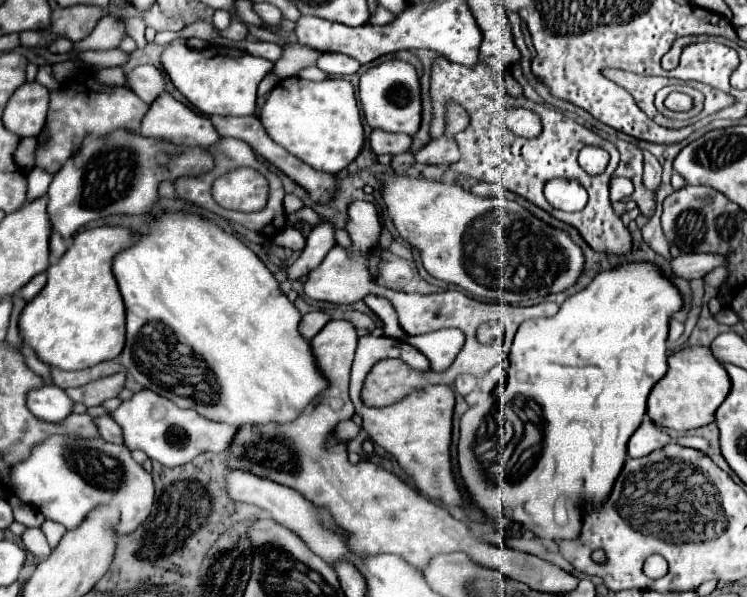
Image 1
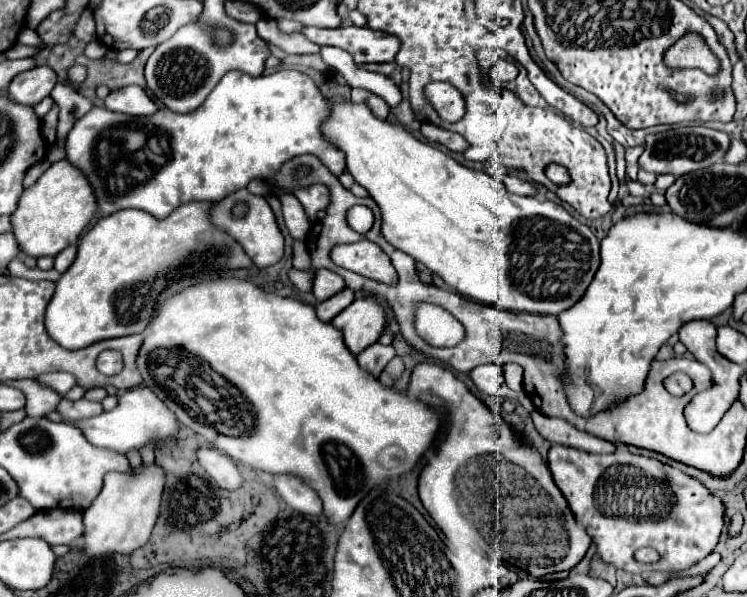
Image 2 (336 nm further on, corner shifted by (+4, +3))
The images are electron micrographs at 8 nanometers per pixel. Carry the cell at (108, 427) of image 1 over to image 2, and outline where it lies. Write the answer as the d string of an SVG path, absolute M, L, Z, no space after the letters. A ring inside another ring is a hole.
M63 398L57 406L57 412L63 416L65 422L75 422L75 420L83 420L83 418L91 418L95 414L103 412L103 406L99 402L91 402L91 400L67 400Z

